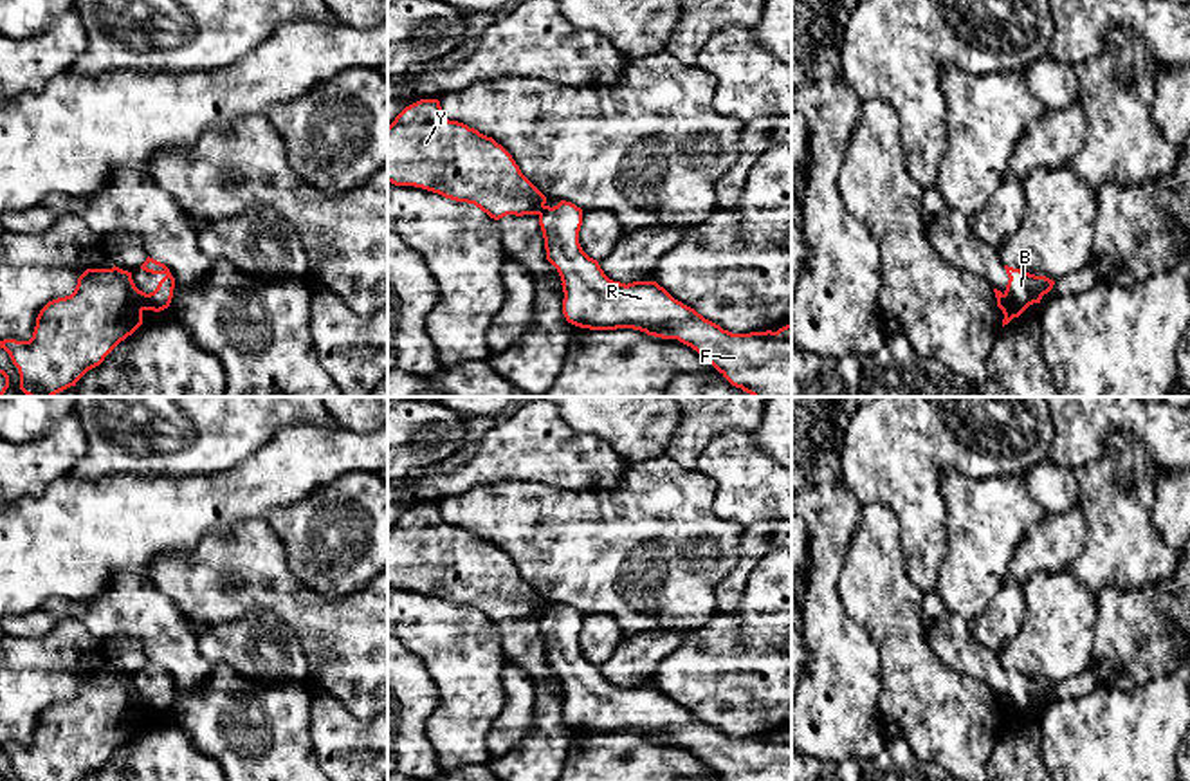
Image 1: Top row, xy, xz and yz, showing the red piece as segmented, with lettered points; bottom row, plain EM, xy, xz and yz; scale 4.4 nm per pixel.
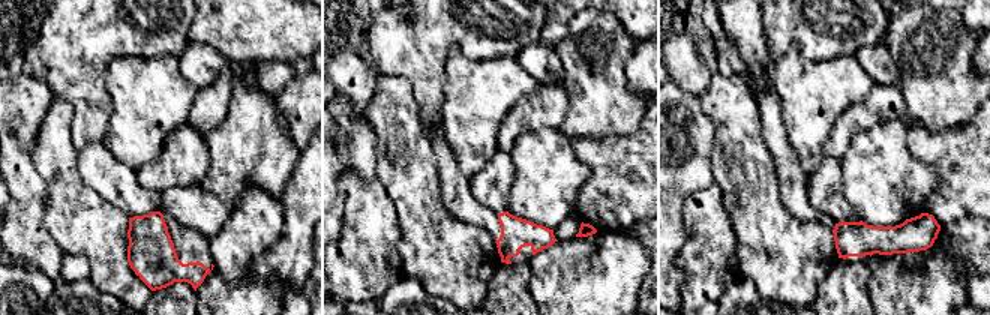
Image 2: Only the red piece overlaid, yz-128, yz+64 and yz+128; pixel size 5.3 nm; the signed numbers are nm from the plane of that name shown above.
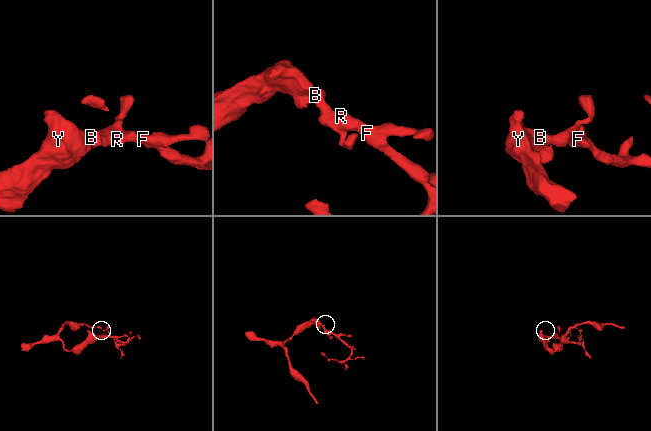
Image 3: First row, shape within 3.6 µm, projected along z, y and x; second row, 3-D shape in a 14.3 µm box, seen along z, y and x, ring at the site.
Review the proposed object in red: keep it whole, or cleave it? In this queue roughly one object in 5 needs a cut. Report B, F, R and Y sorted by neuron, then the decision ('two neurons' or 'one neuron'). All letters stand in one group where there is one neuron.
B F R / Y; two neurons

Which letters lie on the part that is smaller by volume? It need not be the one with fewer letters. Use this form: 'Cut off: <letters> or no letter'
Cut off: B, F, R

